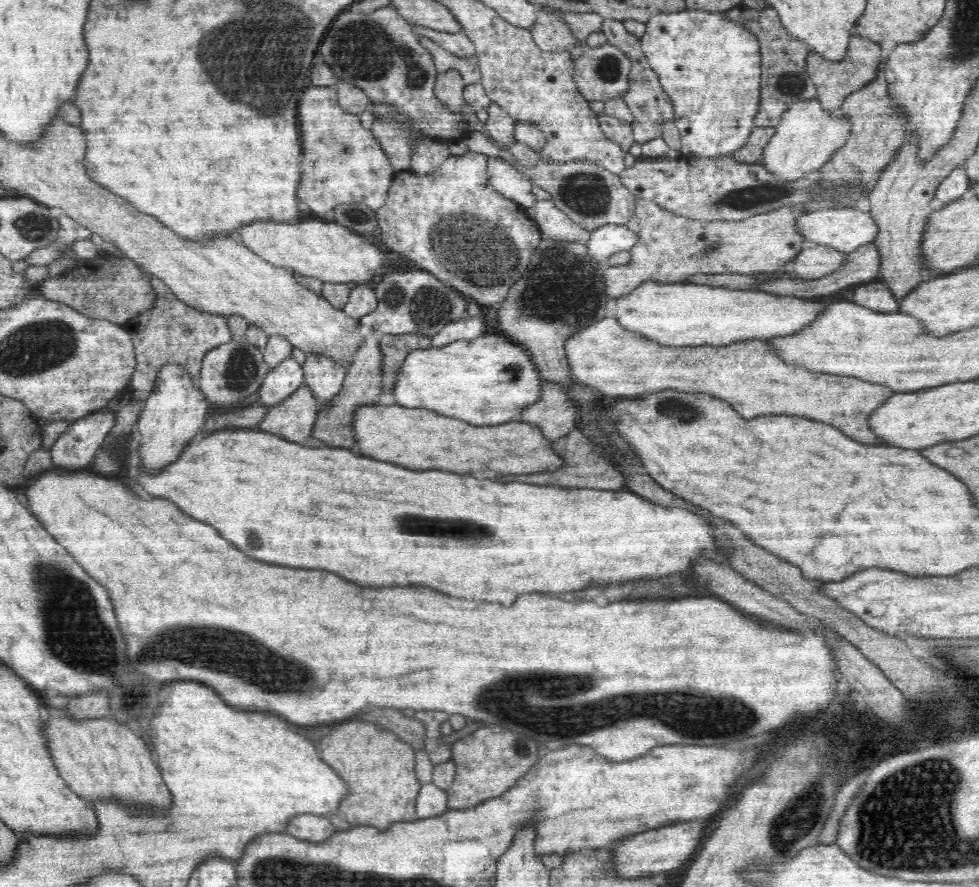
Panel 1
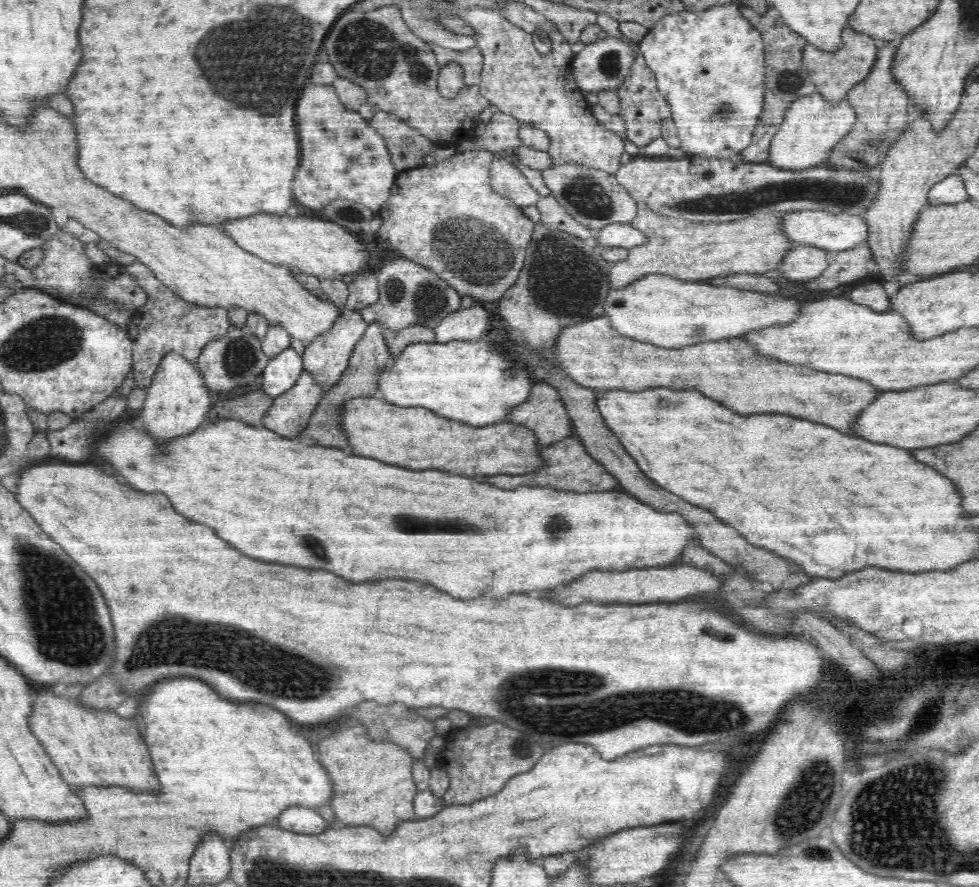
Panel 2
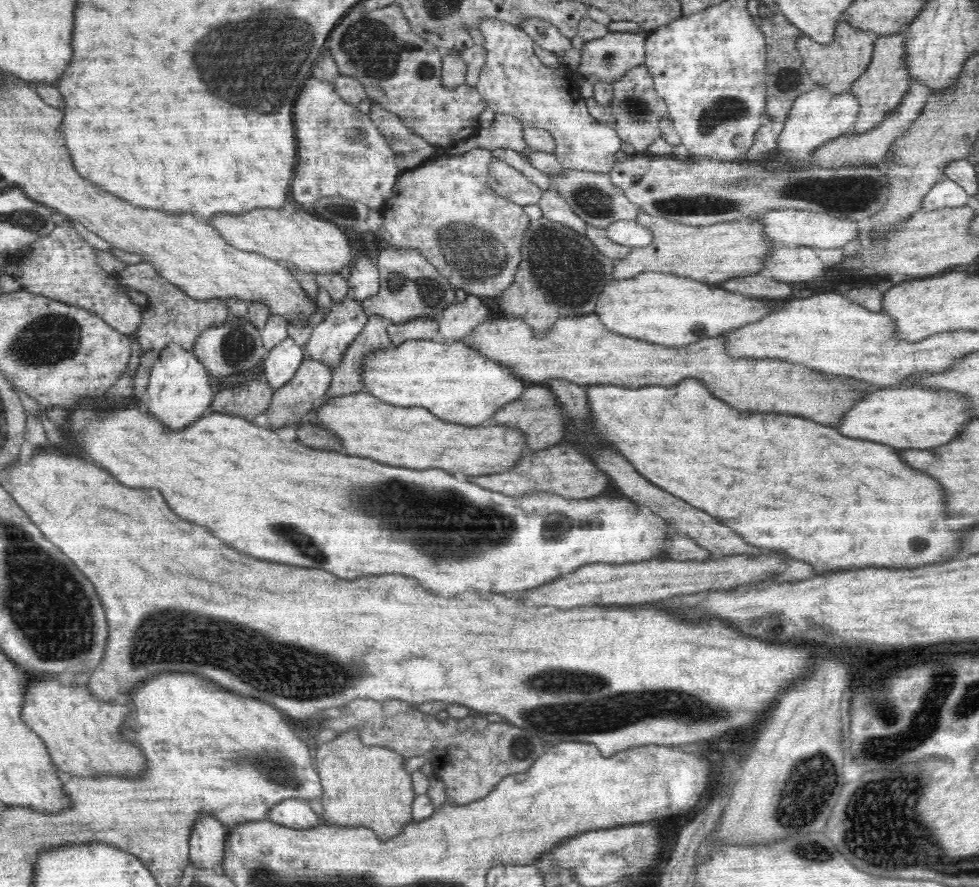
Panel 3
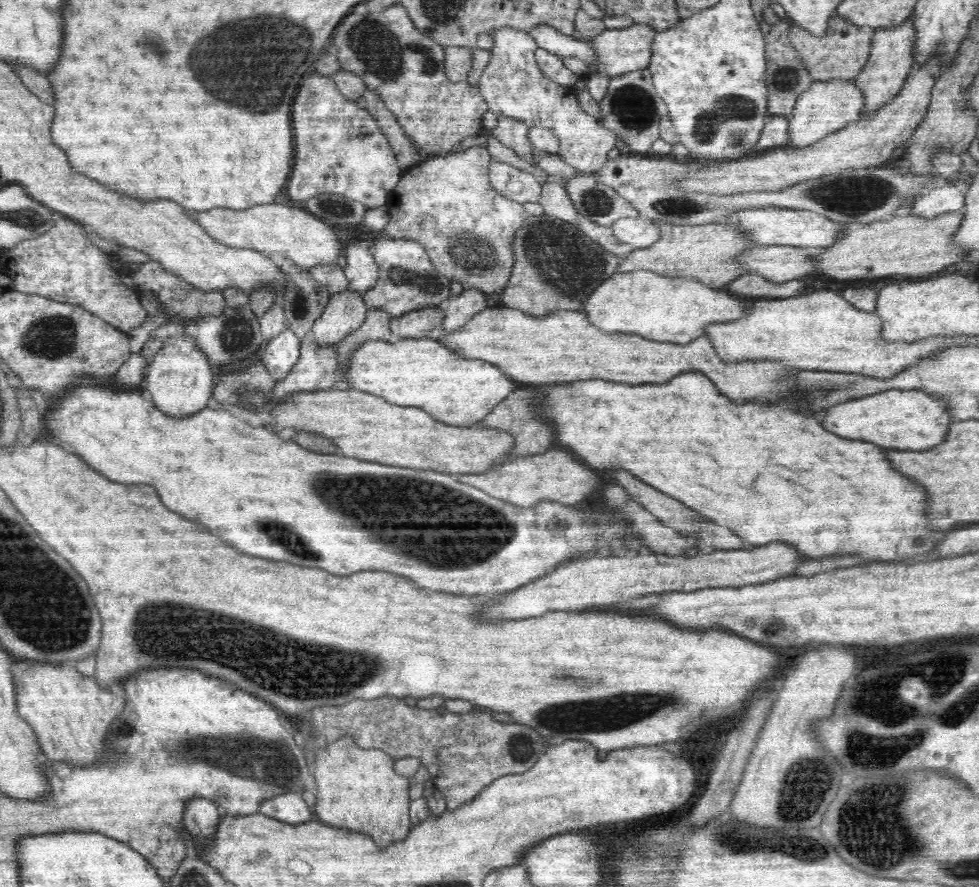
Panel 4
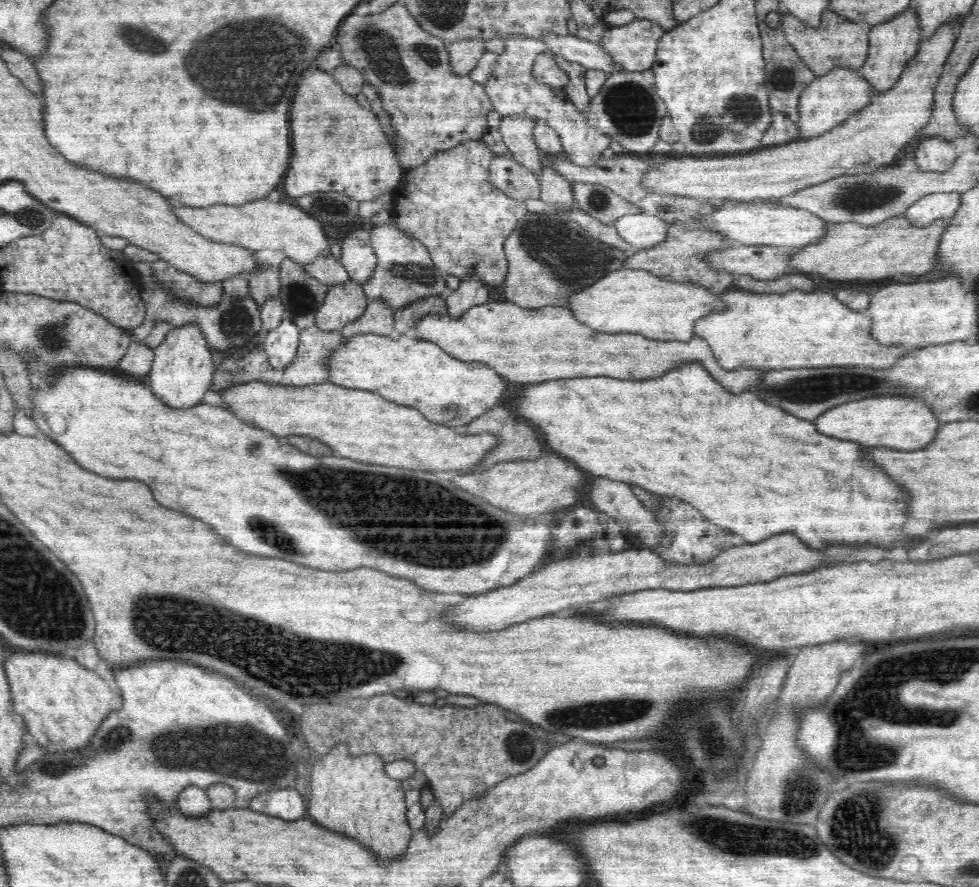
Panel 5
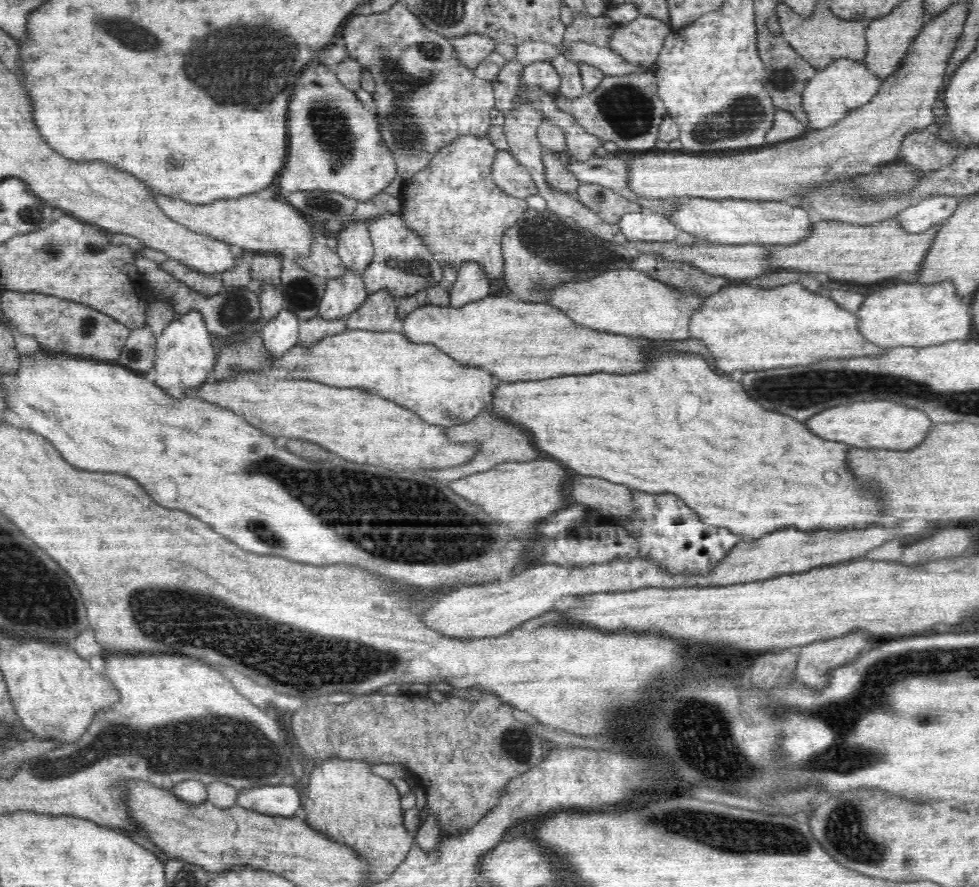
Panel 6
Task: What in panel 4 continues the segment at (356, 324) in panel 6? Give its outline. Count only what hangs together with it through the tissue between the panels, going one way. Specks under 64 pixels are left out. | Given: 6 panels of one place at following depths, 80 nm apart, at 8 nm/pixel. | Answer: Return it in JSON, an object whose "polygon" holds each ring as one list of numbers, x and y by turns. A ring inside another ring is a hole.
{"polygon":[[369,310,366,313,363,326,356,332,352,332,338,344,339,377,337,384,334,386,335,388,345,387,344,372,348,368,349,356,356,347,369,340,380,340,390,343,395,343,398,340,397,337,393,336,392,329,390,329,391,319,390,314,385,314,382,310]]}

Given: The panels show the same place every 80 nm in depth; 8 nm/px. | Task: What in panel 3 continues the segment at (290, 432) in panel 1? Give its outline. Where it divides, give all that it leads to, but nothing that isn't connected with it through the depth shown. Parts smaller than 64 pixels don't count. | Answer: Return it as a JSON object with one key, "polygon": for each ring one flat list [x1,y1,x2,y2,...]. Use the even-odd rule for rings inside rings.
{"polygon":[[304,359,299,366,298,372,290,382,273,392,271,405,267,408,270,422,276,428,282,428,291,424,301,425,306,419,315,402,324,398,330,383,332,382,331,368,324,363,316,362,316,359]]}

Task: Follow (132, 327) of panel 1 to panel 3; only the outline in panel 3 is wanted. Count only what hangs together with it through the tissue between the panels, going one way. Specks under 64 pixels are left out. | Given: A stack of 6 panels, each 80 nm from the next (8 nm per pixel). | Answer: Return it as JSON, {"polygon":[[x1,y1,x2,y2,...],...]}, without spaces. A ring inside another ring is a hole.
{"polygon":[[142,262,128,265,118,274,120,284,142,292,147,296,147,304,142,306,140,326,134,330,134,337,139,340,142,354,154,349,158,354,168,343,176,343,186,351,194,351,195,342,204,331,222,326,229,315,225,300,194,300,184,294,180,287,173,286,160,277,152,264]]}

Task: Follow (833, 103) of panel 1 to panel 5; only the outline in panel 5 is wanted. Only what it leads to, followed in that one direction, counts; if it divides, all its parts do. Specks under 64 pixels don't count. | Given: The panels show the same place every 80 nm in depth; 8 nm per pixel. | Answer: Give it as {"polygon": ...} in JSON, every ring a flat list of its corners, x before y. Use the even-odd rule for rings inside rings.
{"polygon":[[826,10,822,14,818,27,810,27,789,13,781,14,781,16,787,42,804,60,805,66,808,66,812,74,826,75,836,67,848,67,848,70,858,71,865,63,869,51,868,34,871,25,850,22,831,10]]}

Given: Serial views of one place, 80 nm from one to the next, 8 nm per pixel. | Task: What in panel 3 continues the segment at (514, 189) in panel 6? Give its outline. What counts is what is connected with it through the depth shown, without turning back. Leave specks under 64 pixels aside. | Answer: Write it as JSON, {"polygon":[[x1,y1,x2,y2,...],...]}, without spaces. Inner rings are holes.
{"polygon":[[493,158,488,169,488,182,495,193,521,207,539,202,542,194,541,188,502,159]]}

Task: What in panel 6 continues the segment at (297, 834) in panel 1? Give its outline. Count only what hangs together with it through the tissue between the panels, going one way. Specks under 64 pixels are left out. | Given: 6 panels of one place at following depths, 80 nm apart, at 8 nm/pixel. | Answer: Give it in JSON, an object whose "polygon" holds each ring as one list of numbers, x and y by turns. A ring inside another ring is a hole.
{"polygon":[[293,786,262,787,238,793,237,804,265,815,288,818,302,807]]}

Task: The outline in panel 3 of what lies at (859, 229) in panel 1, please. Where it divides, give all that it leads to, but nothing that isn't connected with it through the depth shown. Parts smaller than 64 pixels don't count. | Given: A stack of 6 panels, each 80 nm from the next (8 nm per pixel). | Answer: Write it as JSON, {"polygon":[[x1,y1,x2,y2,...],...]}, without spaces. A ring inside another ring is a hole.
{"polygon":[[784,209,763,212,762,215,750,219,763,221,763,232,766,232,768,241,774,241,776,248,783,247,812,247,819,249,844,249,851,245,858,236,856,223,849,218,828,216,824,213,812,211,798,211]]}

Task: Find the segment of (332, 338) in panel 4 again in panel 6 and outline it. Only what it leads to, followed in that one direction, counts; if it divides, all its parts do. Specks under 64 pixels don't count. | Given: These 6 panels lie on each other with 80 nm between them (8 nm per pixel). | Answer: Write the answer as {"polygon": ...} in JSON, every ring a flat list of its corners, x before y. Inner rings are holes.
{"polygon":[[347,269,346,274,340,278,327,280,318,313,324,322,342,320,362,307,367,298,368,291,363,283,362,275]]}

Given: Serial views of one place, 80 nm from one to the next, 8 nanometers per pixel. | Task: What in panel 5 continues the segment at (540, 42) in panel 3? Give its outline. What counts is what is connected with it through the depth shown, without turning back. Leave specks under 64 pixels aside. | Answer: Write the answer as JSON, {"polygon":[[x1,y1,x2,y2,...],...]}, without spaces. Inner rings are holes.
{"polygon":[[545,33,540,39,550,48,551,54,570,62,578,62,587,69,603,70,609,75,618,70,608,53,600,45,589,40,571,35,558,36,556,33]]}

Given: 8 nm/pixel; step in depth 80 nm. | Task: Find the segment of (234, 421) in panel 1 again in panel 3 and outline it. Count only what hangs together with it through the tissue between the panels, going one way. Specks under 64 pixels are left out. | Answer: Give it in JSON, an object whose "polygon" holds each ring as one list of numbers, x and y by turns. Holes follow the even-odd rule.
{"polygon":[[263,373,258,374,254,380,220,390,214,395,206,414,224,413,244,417,252,422,271,405,273,392,266,376]]}

